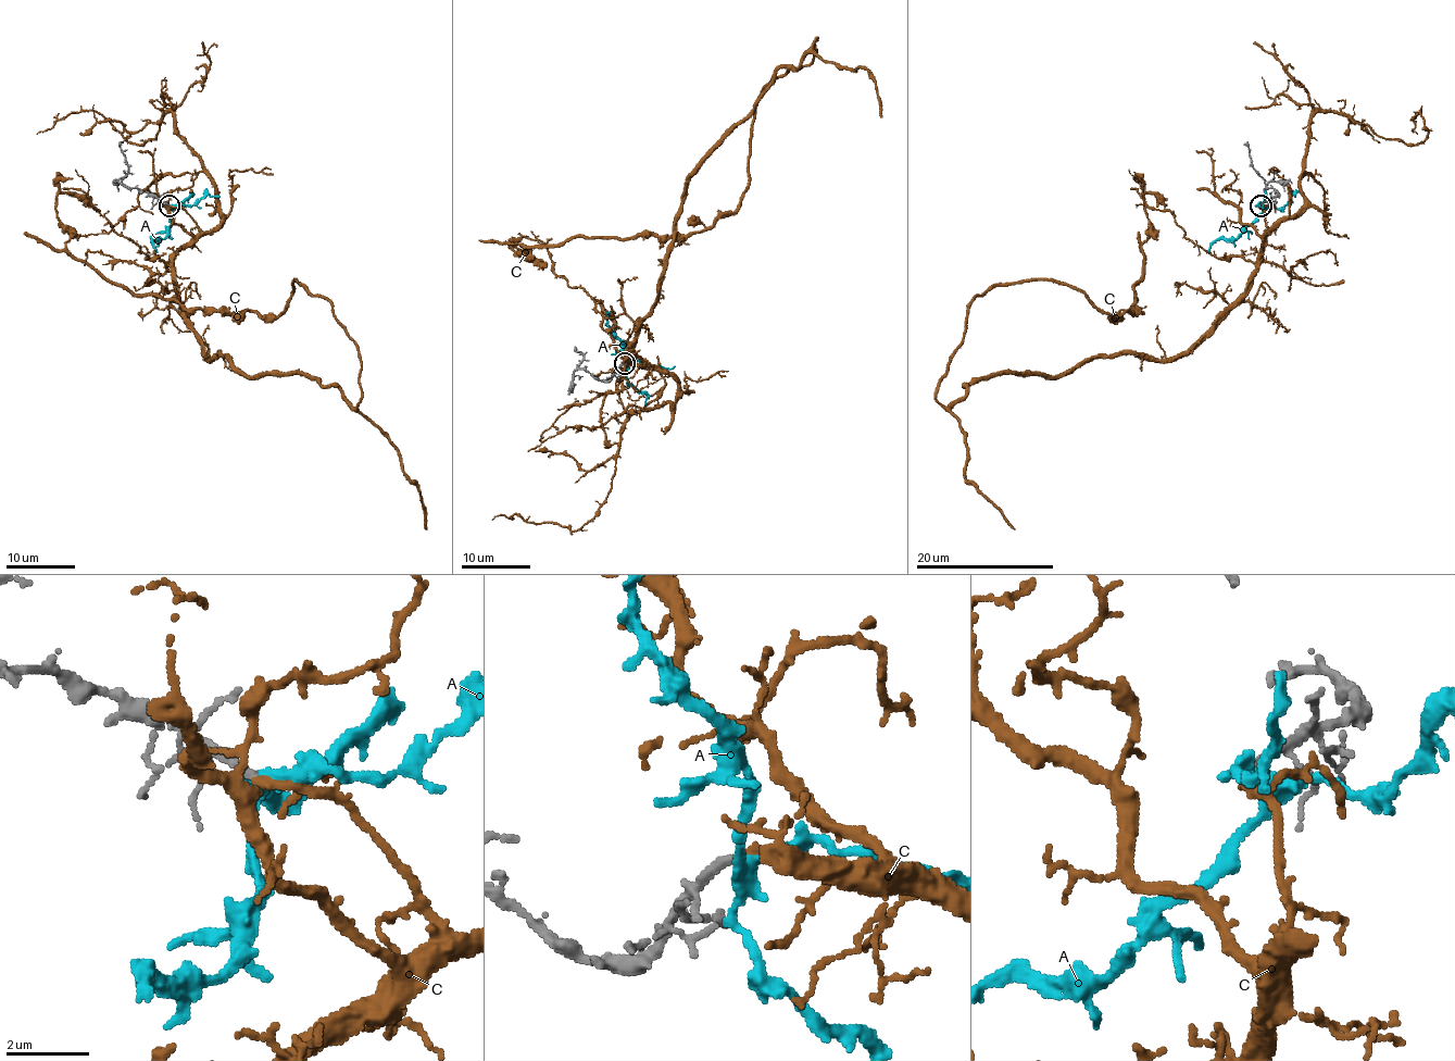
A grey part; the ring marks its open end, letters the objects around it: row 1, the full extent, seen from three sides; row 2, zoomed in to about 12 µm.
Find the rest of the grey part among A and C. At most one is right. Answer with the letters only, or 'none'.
C

